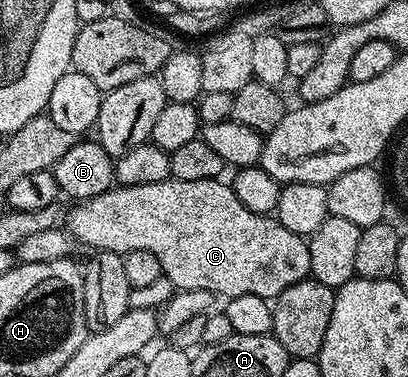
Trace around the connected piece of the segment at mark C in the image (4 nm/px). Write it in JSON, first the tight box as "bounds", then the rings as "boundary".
{"bounds":[64,178,310,300],"boundary":[[[165,178],[160,184],[115,185],[100,196],[81,199],[64,218],[75,243],[91,246],[91,251],[107,250],[117,254],[128,252],[152,252],[160,260],[160,268],[175,290],[204,288],[216,296],[223,294],[229,300],[236,296],[260,296],[271,300],[284,288],[304,280],[310,274],[310,244],[303,235],[288,232],[277,217],[248,212],[240,200],[236,200],[233,185],[212,180],[176,180]]]}

